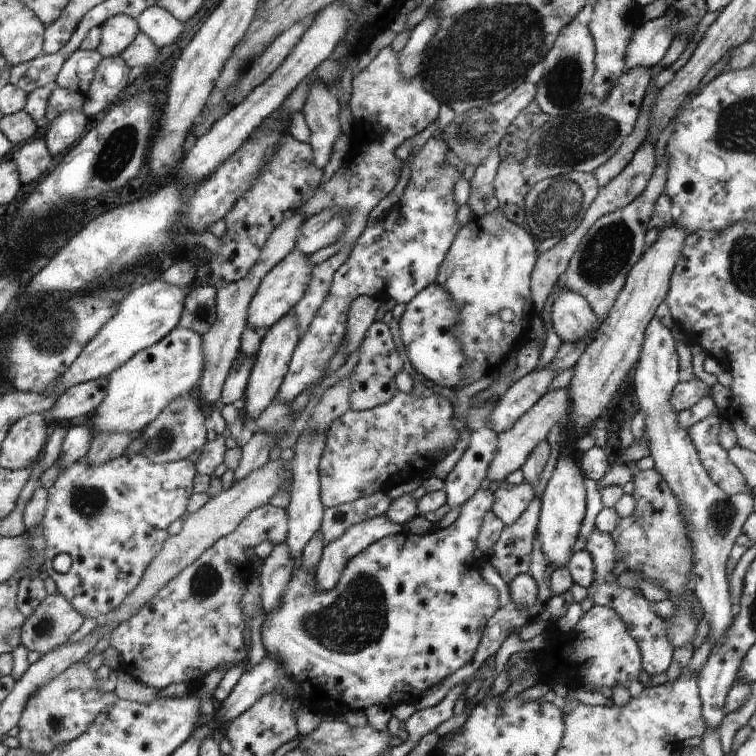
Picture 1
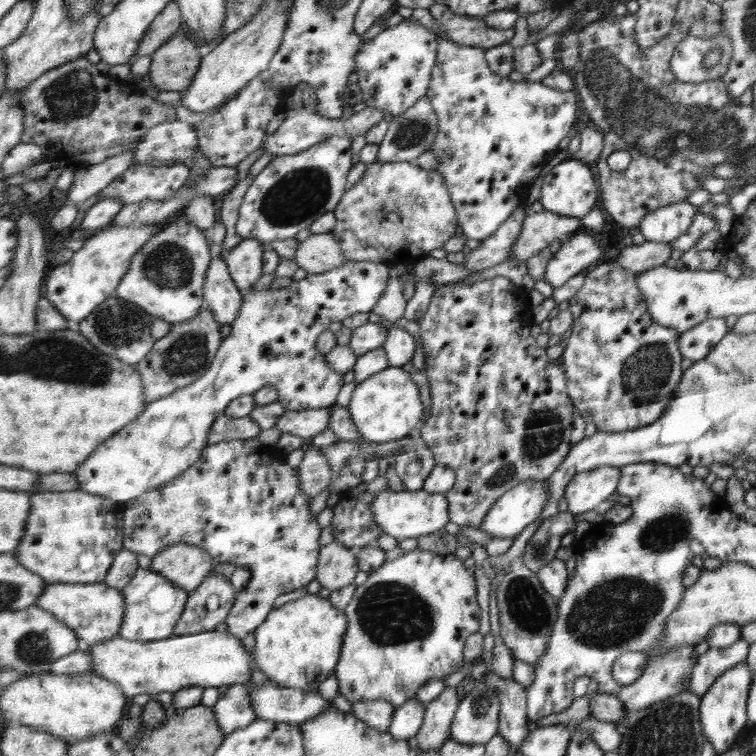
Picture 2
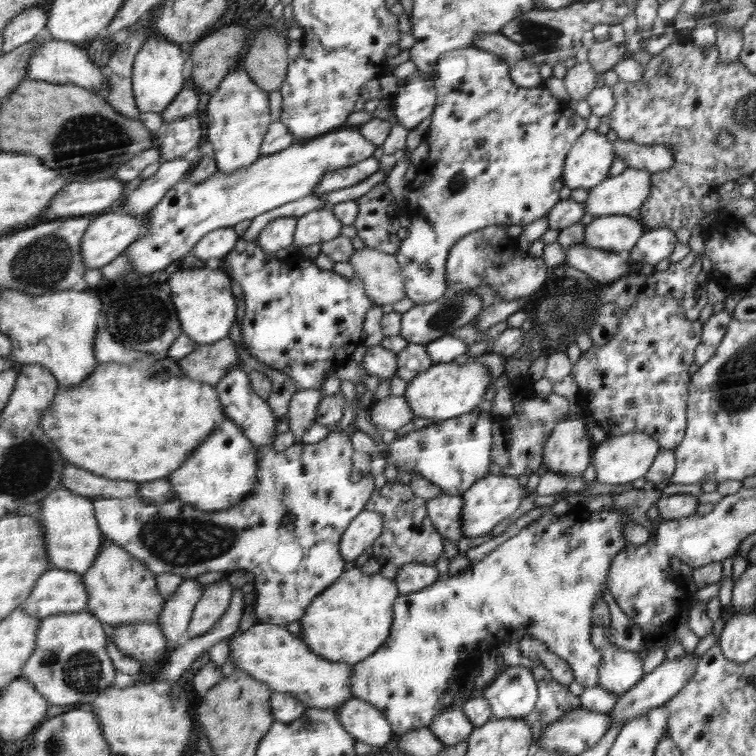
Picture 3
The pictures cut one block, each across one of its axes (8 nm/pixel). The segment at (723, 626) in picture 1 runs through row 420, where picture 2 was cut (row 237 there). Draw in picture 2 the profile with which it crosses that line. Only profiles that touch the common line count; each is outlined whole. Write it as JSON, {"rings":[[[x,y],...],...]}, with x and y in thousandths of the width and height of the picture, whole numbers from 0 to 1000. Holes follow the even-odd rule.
{"rings":[[[909,265],[870,275],[848,291],[845,307],[854,319],[886,321],[901,310],[907,310],[921,280],[922,274]]]}

